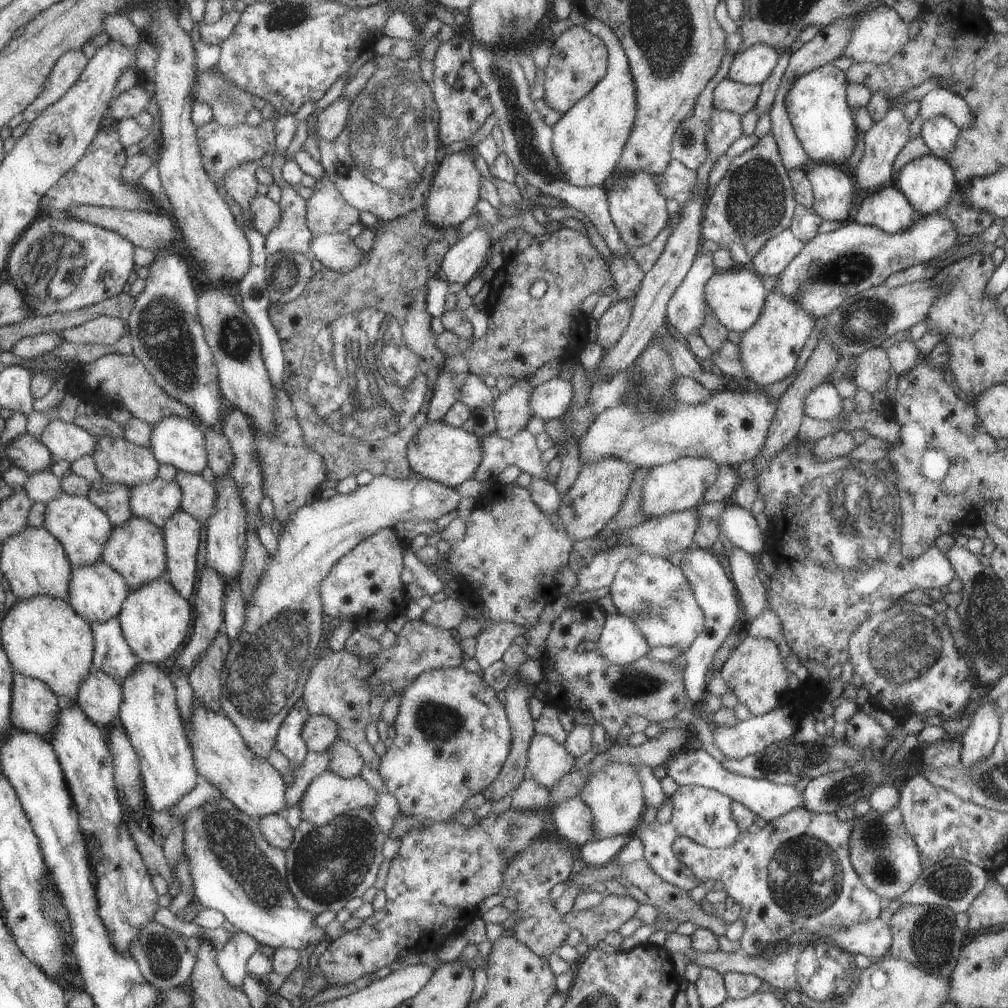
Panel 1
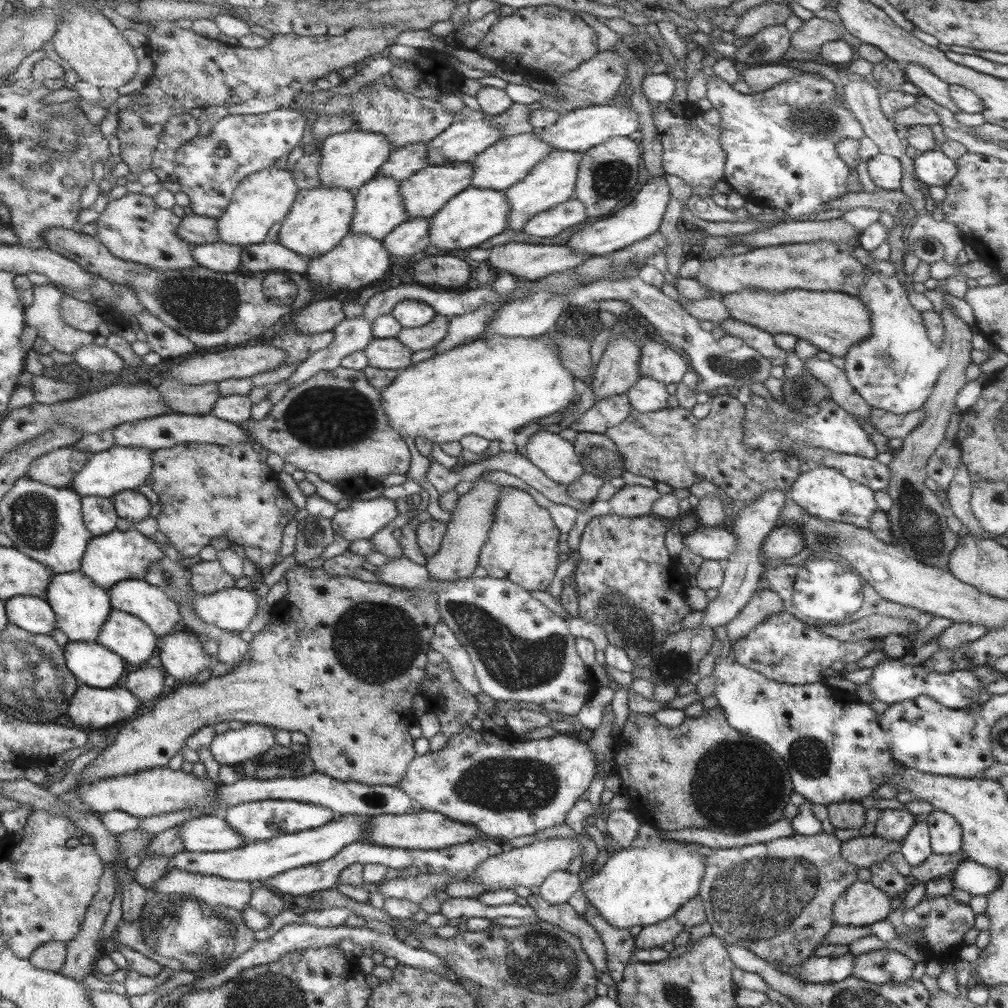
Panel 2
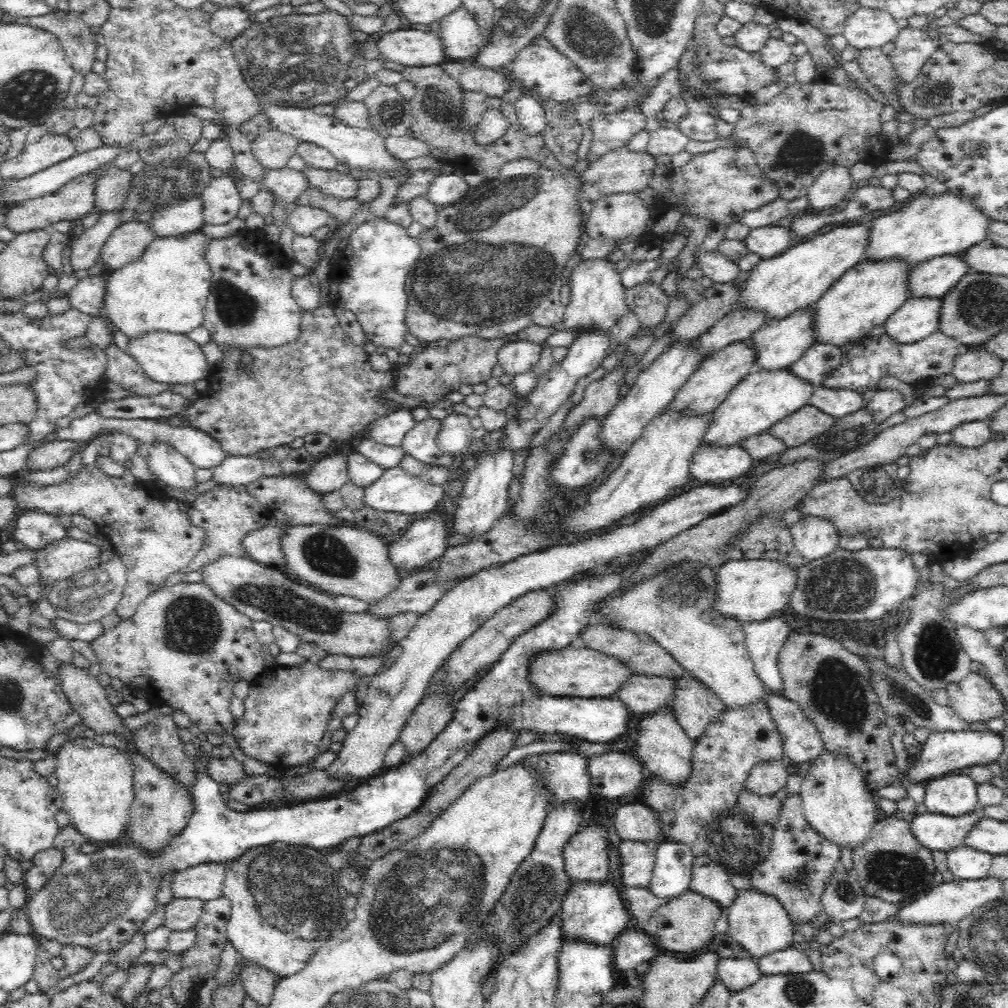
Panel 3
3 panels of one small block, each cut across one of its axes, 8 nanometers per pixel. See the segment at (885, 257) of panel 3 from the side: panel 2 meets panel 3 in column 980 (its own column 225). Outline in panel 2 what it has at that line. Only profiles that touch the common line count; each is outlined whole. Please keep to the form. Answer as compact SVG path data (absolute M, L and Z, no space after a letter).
M266 168L244 178L242 184L232 194L232 203L218 222L218 240L234 246L263 244L268 230L286 217L290 208L295 205L294 198L298 194L298 186L294 182L292 172L286 168Z

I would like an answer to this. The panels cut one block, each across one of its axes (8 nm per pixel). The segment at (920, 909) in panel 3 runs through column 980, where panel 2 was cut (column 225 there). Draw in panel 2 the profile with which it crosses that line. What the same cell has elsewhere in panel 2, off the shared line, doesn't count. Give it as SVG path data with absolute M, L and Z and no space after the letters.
M169 869L168 872L153 884L149 896L153 894L185 895L200 899L206 906L224 905L242 912L251 900L252 888L248 881L233 881L216 875L205 875L180 869Z

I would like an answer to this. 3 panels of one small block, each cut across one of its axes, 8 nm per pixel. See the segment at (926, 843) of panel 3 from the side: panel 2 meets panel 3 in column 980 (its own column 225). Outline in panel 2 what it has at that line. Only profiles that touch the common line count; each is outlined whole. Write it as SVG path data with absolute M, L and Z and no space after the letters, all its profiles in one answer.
M262 800L226 807L224 818L245 838L246 843L270 840L283 834L318 829L333 820L336 814L330 807L316 806L296 800Z

